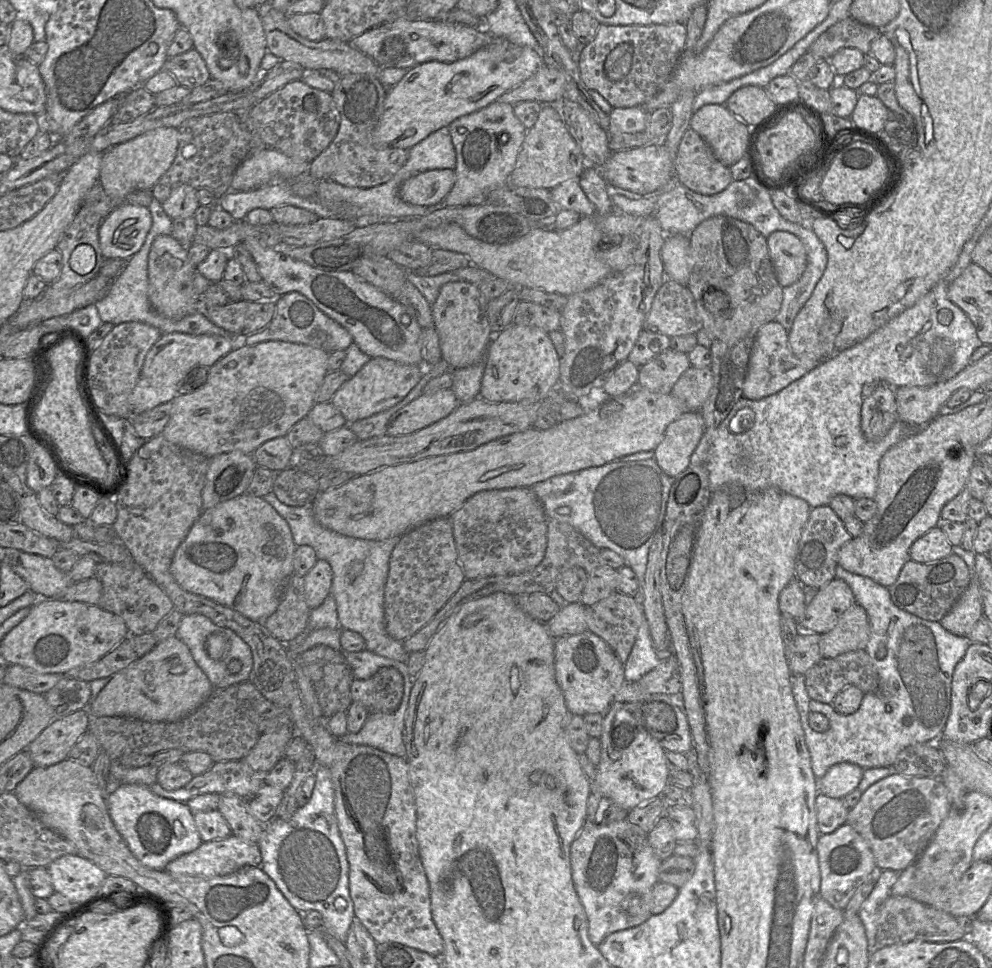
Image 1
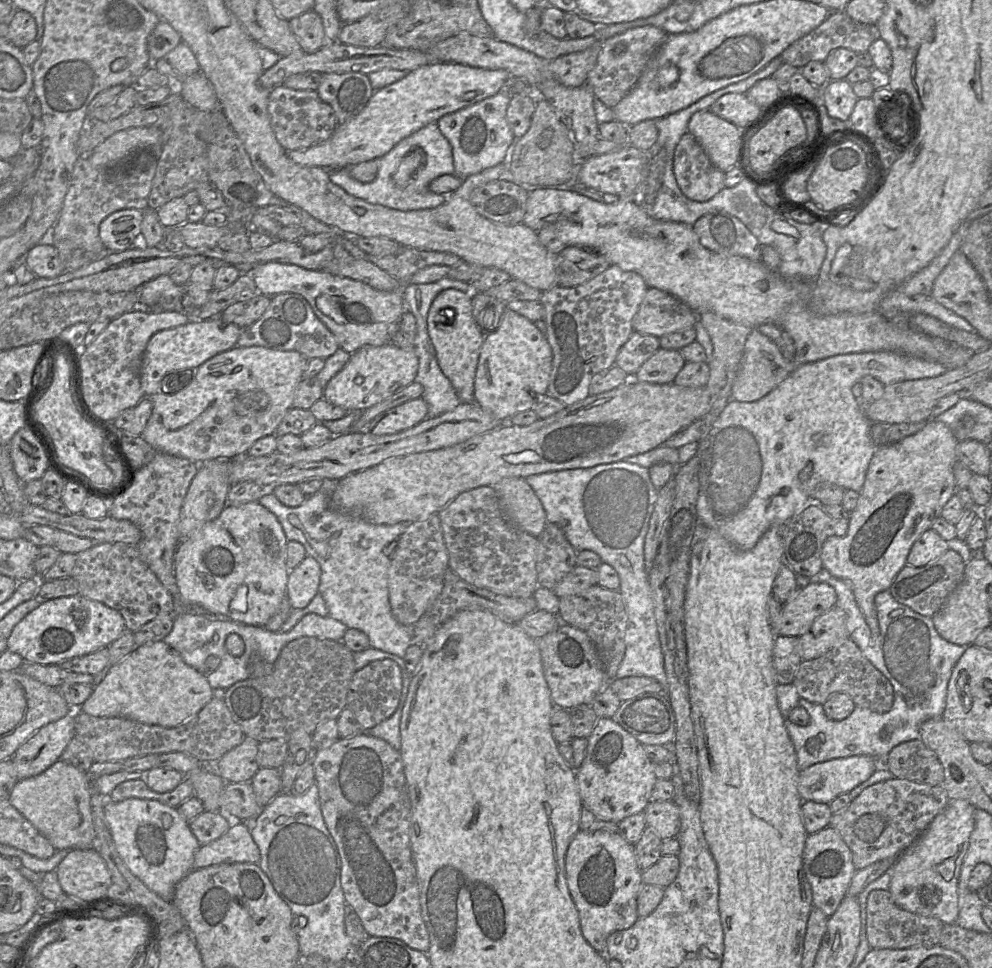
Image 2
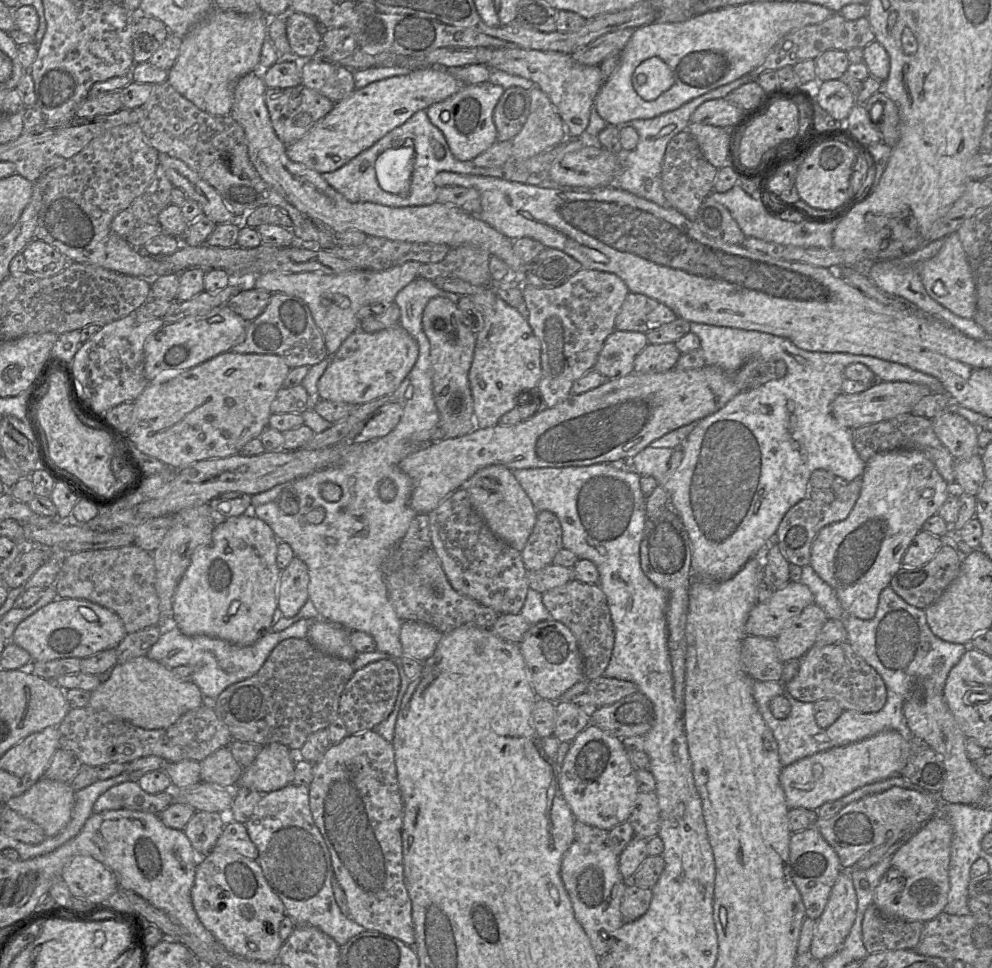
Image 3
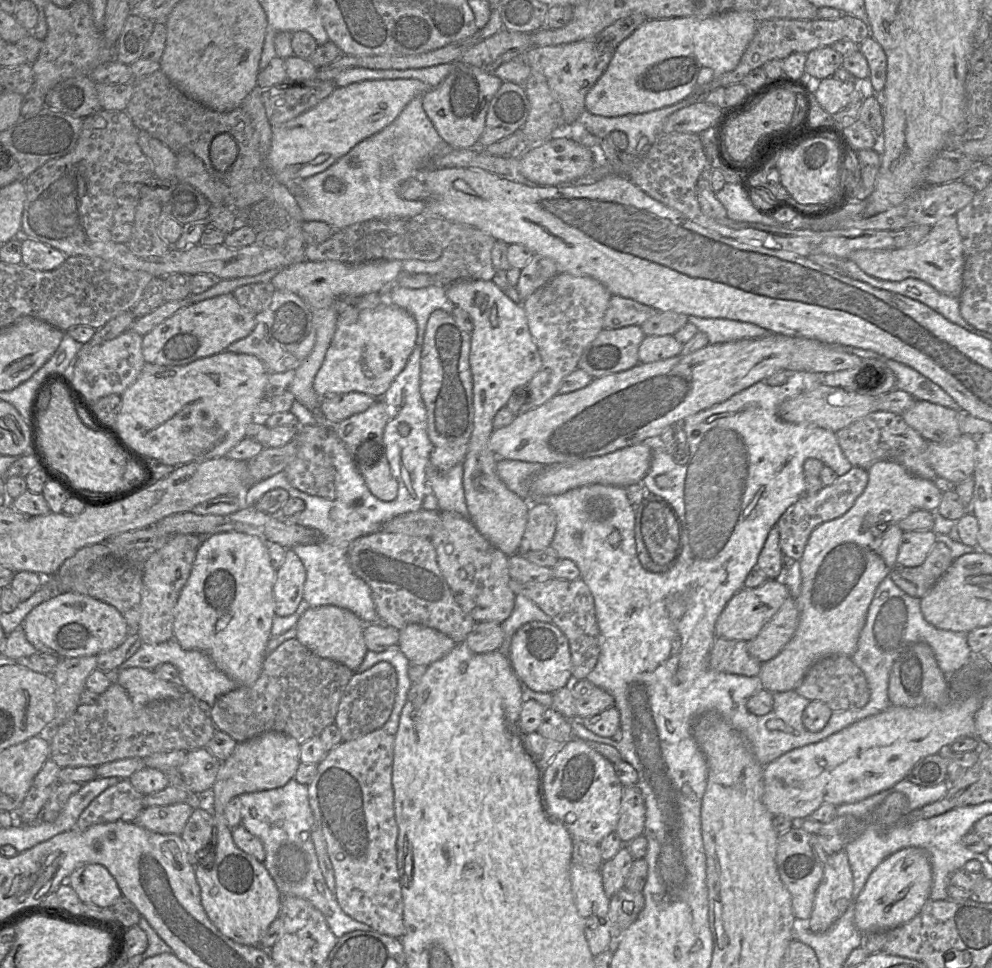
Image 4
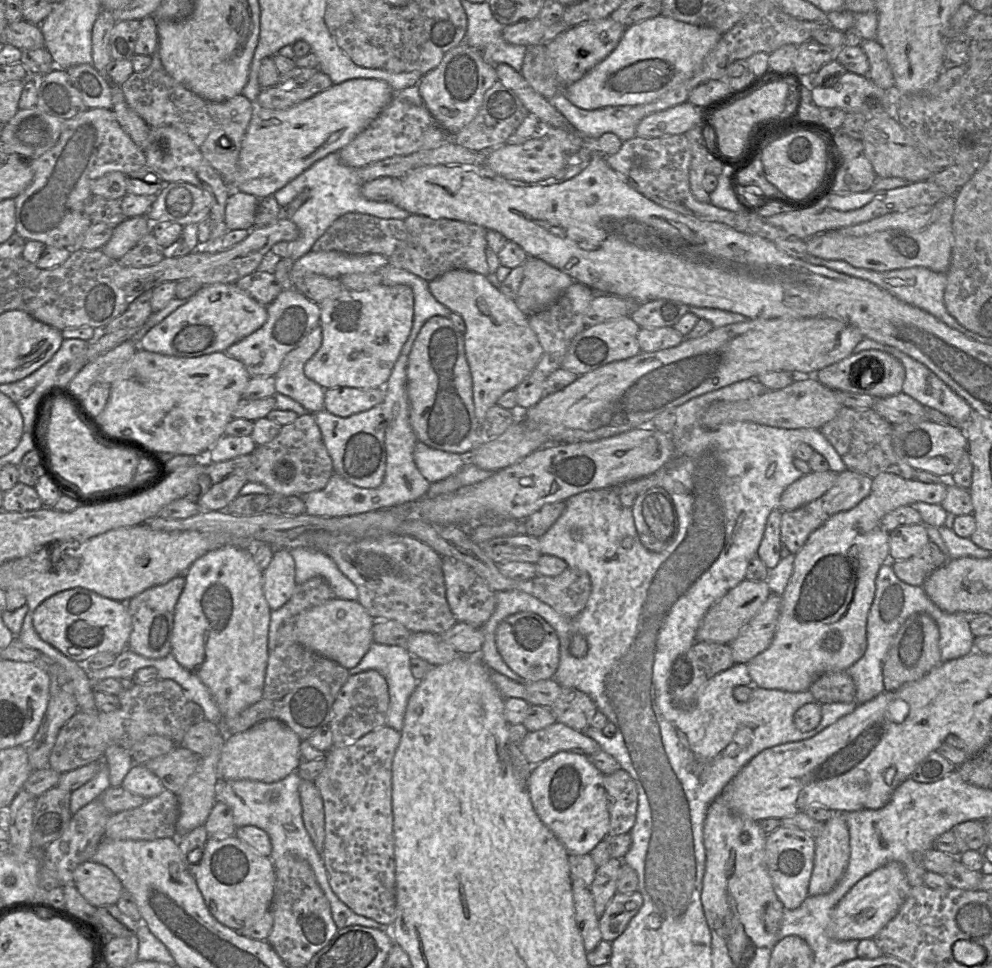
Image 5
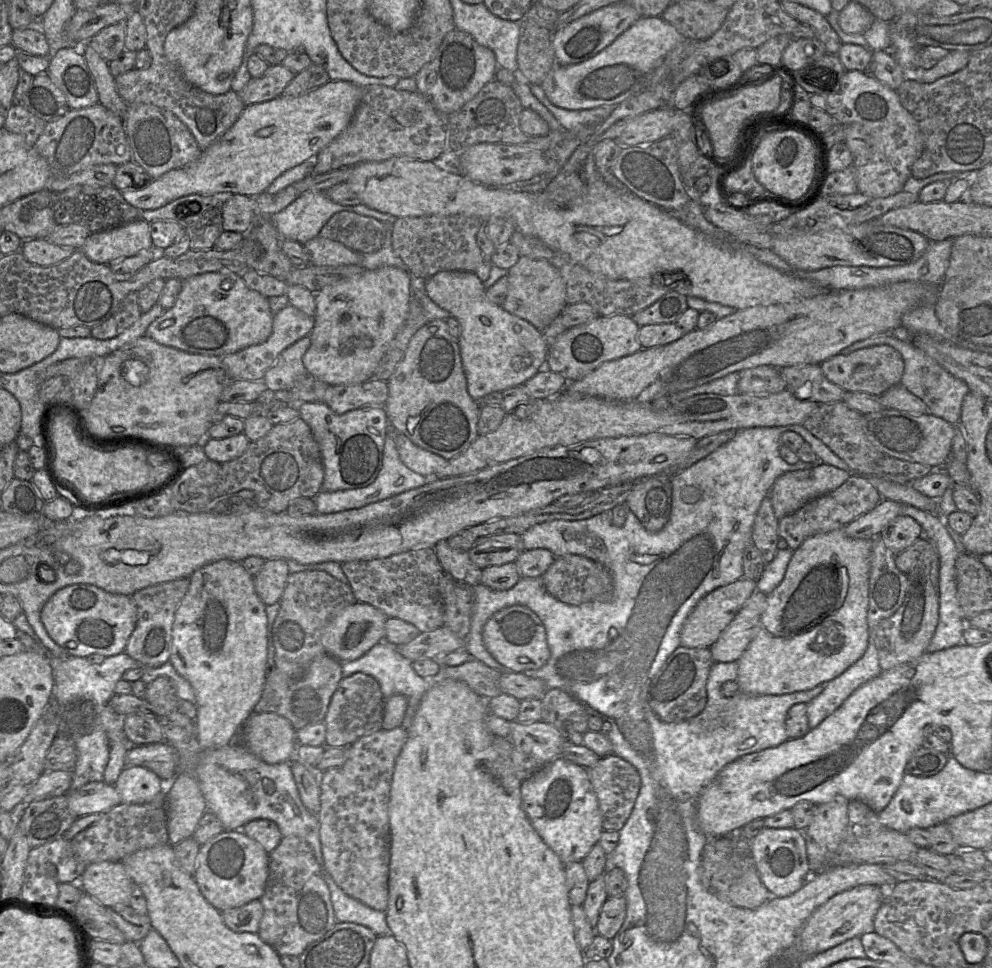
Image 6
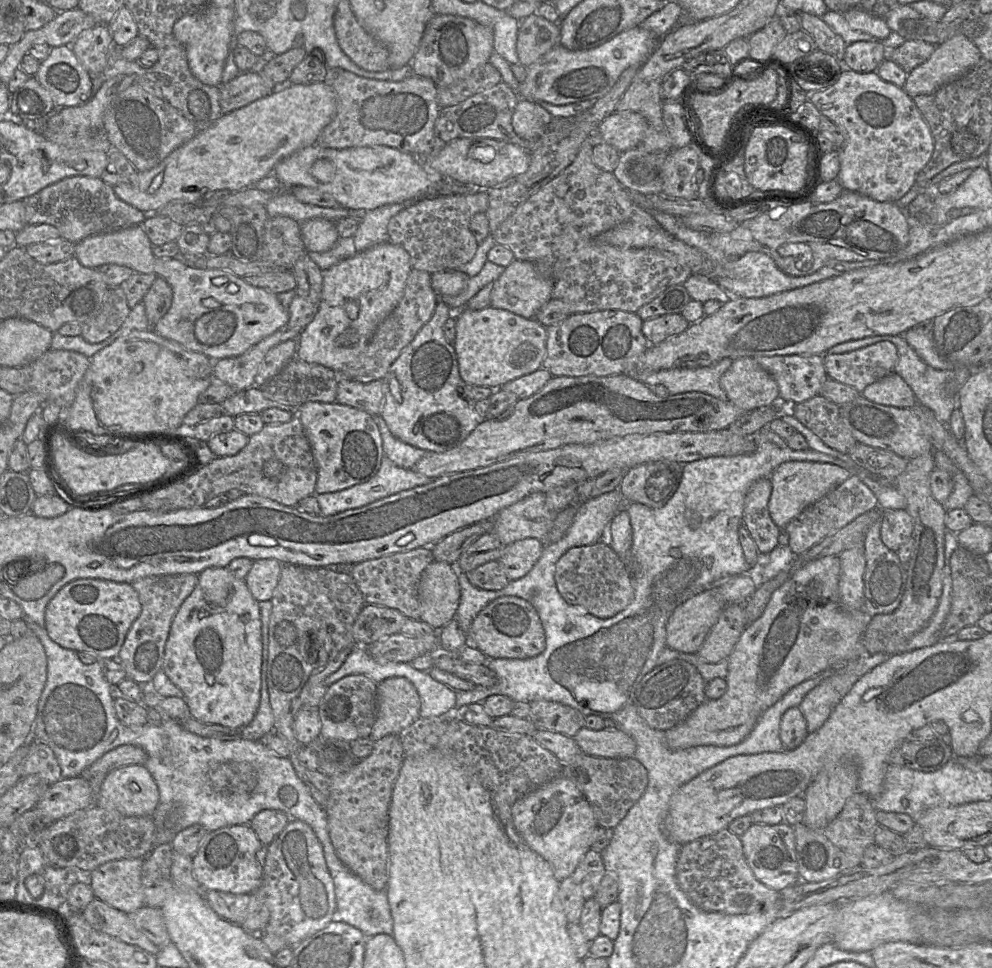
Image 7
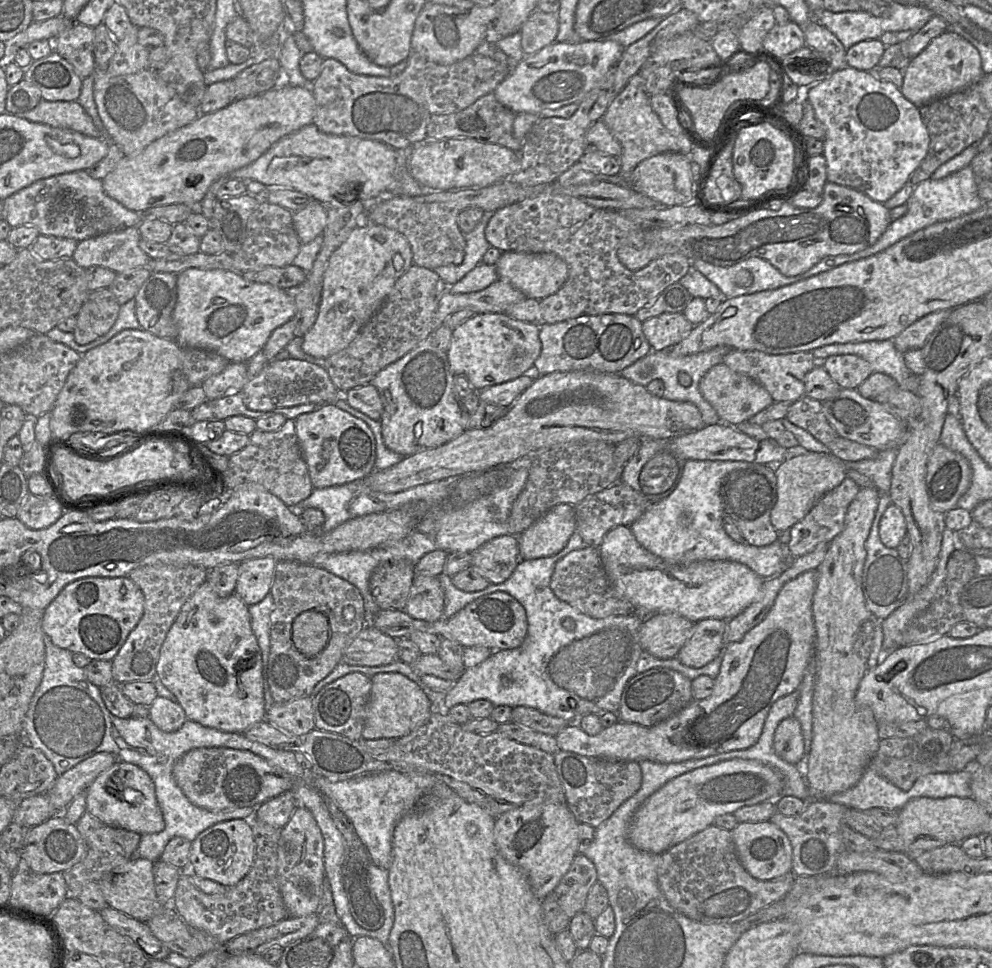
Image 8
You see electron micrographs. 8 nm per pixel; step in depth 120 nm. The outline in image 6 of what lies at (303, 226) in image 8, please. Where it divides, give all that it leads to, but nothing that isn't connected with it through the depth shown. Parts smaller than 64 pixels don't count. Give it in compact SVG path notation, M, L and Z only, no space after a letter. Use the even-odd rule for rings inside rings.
M319 235L307 241L303 248L309 256L310 264L315 266L361 265L363 259L360 252Z

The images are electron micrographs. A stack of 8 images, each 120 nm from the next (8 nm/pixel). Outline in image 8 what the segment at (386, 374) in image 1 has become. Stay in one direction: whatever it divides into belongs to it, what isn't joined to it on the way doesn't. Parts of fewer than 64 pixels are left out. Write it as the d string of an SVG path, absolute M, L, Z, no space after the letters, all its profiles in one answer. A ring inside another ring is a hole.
M375 223L357 225L330 256L323 275L317 318L302 337L303 351L326 359L346 348L381 308L397 279L412 264L411 247L403 234Z

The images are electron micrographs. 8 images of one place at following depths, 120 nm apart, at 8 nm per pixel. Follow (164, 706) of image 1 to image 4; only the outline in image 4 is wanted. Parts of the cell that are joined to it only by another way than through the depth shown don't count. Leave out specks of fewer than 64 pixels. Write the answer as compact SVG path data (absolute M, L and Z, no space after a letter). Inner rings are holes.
M144 668L118 669L117 684L123 687L132 701L145 705L151 701L178 697L184 689L180 683L158 678L153 670Z

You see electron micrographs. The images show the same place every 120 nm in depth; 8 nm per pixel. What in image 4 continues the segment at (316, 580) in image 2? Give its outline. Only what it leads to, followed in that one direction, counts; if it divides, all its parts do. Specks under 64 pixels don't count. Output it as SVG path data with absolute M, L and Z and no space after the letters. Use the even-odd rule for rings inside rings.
M291 548L286 549L286 558L276 571L273 586L275 614L289 616L293 614L303 600L306 570L301 559Z

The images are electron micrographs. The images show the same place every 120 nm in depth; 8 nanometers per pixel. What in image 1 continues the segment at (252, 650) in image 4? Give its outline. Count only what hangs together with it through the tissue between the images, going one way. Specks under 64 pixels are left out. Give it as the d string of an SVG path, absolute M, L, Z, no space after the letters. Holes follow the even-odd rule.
M242 494L202 511L174 552L169 572L182 591L226 606L252 621L263 622L276 611L283 587L293 575L295 548L287 522L274 508L261 497Z

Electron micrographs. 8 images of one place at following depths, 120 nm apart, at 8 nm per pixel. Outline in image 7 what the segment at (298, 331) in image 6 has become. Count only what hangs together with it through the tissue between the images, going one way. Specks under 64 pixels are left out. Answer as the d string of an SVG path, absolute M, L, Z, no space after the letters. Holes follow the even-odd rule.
M285 326L239 356L214 360L215 381L226 383L236 391L254 386L255 377L267 352L281 342L297 339L299 334Z

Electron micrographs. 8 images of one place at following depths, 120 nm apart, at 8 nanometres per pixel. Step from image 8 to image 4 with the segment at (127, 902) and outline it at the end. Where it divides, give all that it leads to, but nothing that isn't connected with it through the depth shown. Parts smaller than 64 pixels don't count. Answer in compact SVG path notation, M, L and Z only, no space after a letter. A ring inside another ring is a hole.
M84 864L67 878L67 883L75 891L82 903L107 908L122 896L117 882L101 864Z

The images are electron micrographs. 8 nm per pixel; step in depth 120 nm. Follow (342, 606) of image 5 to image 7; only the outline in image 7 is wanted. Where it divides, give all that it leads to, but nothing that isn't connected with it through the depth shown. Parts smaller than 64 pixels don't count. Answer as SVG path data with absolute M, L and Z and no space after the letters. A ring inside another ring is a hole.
M366 604L353 624L352 632L357 646L367 646L400 633L407 619L409 618L396 609Z

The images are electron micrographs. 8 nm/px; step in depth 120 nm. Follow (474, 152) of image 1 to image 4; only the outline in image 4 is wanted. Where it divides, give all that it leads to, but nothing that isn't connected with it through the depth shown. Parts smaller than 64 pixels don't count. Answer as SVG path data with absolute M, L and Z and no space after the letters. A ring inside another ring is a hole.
M459 61L455 64L456 67L439 85L422 95L422 106L438 134L452 148L479 148L477 144L485 127L490 101L503 80L475 66Z

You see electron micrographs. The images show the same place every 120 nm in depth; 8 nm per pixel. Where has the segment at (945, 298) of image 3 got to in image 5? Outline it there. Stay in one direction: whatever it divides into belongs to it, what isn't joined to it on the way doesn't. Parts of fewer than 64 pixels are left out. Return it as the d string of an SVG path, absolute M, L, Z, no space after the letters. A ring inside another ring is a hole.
M955 196L944 197L933 206L931 223L919 231L890 229L862 237L844 236L838 231L815 235L805 240L808 253L812 257L842 260L854 267L876 272L924 267L934 272L947 274L953 249L954 209Z

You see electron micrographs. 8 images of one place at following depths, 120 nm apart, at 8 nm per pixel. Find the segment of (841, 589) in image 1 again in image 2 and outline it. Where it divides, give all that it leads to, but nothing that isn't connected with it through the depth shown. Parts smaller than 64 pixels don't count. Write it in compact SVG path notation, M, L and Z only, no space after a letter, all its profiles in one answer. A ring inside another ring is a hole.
M810 583L800 588L783 604L776 635L799 637L806 633L813 622L836 606L837 594L827 583Z

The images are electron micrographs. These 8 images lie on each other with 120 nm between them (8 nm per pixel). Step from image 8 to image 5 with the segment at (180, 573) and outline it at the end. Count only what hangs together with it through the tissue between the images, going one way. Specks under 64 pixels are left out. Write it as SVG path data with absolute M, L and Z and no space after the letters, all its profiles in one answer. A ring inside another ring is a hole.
M181 574L165 584L144 590L127 602L132 619L132 632L127 645L128 649L152 659L163 658L171 652L175 606L185 583L185 574Z

